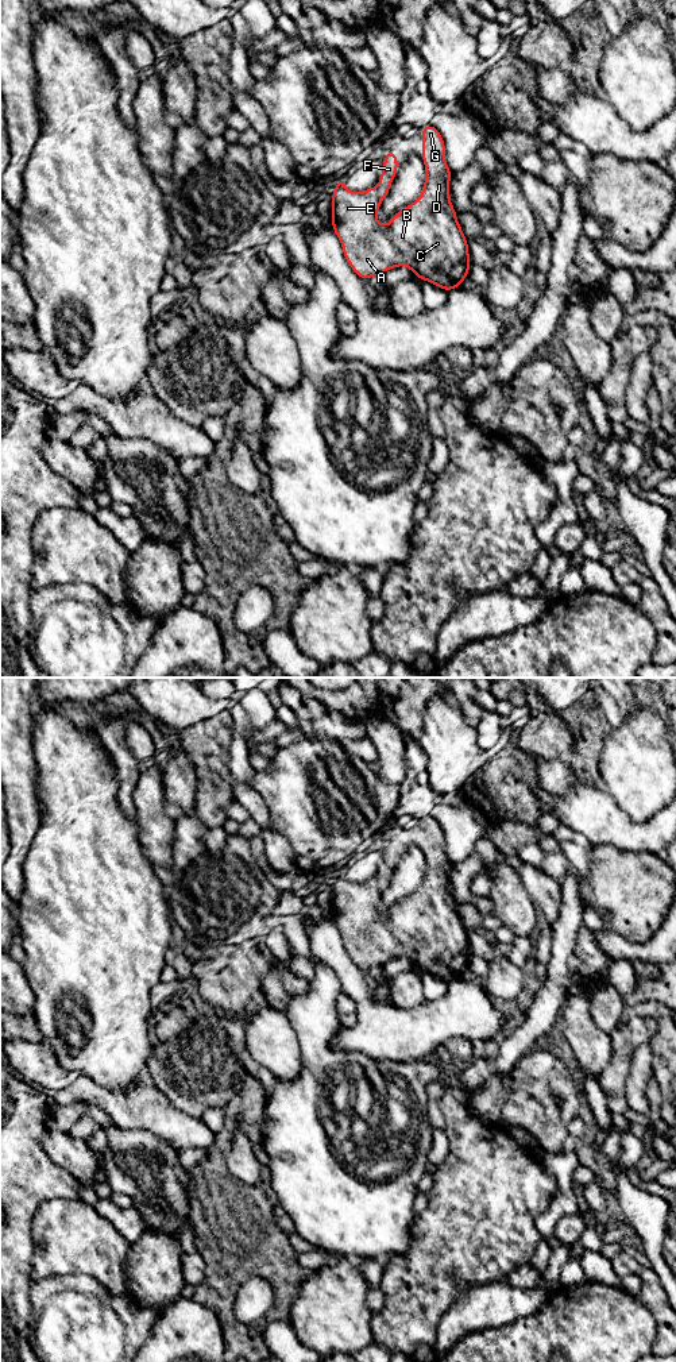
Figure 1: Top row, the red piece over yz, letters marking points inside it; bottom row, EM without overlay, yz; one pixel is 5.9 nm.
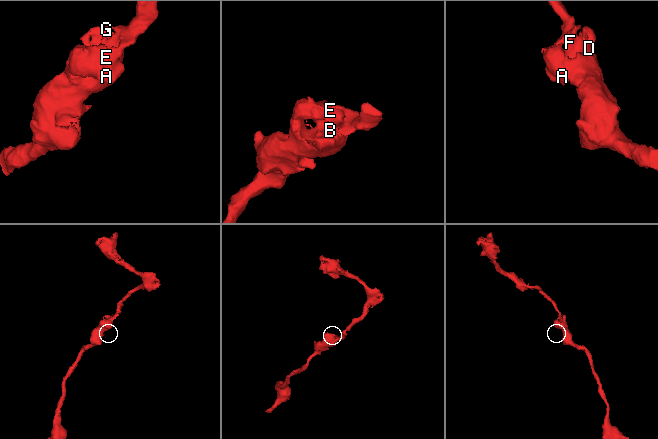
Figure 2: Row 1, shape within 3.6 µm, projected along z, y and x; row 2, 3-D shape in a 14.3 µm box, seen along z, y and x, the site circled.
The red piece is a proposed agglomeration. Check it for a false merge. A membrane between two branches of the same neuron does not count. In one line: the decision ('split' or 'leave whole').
leave whole

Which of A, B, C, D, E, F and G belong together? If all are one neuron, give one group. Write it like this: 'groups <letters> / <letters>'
groups A B C D E F G

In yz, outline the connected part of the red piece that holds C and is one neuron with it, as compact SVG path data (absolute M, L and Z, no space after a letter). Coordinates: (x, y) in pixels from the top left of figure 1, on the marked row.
M422 127L422 161L425 182L421 197L393 216L389 224L381 224L376 213L398 170L398 158L391 148L383 158L379 185L364 192L351 192L345 178L336 182L332 192L332 228L341 243L345 261L362 279L382 275L387 270L407 266L421 281L428 281L447 292L456 289L468 277L471 266L468 242L457 221L449 198L452 171L445 161L445 143L436 127Z

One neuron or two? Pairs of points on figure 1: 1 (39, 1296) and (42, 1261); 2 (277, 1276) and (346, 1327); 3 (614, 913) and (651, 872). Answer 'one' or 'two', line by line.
1: two
2: two
3: one

